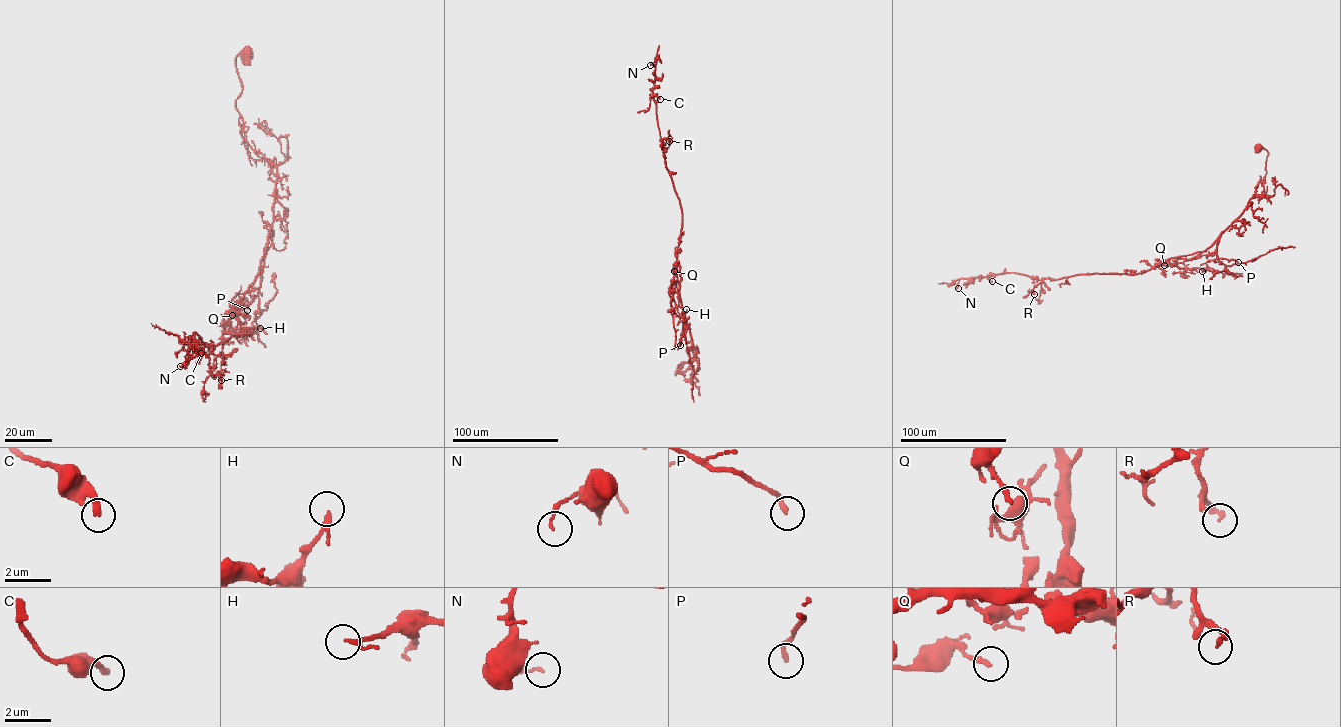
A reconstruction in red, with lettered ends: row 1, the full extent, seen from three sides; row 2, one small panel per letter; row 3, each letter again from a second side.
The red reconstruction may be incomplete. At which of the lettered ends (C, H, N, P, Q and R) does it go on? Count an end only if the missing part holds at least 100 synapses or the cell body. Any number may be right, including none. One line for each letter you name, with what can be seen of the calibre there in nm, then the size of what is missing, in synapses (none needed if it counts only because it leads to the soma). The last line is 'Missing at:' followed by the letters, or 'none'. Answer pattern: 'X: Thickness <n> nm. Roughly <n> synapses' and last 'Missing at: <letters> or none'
Missing at: none

